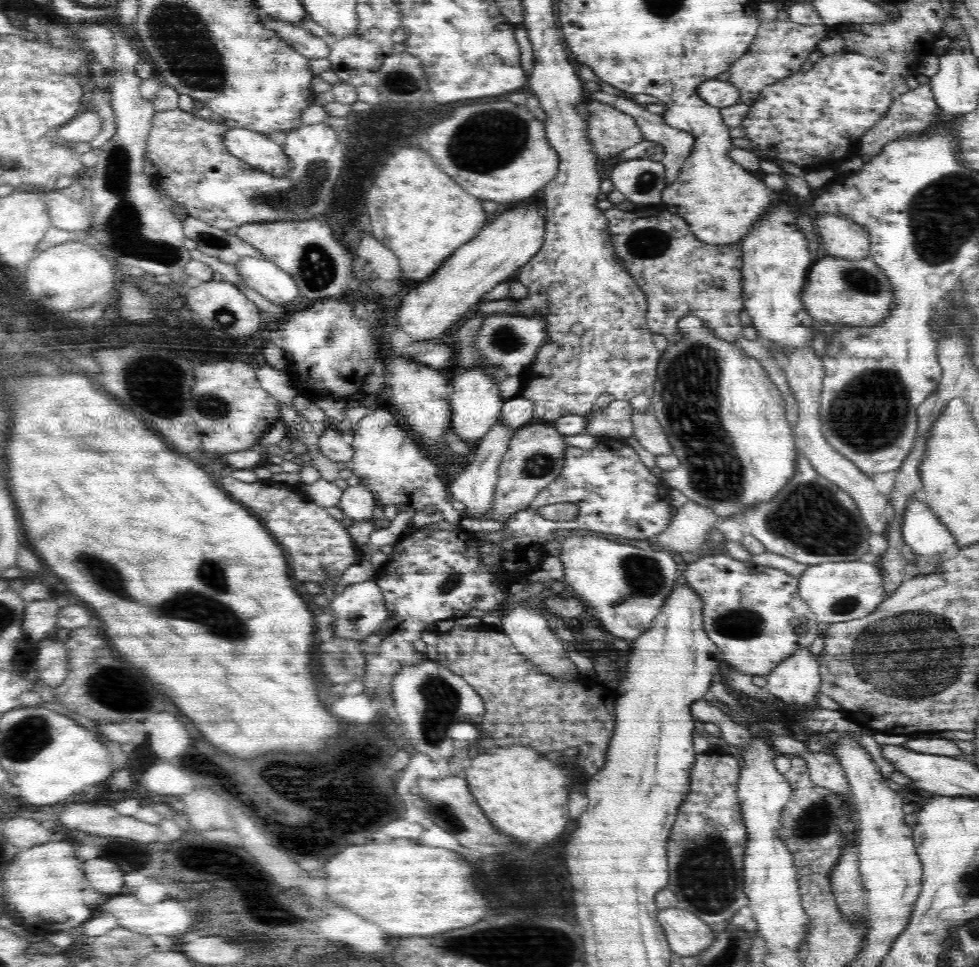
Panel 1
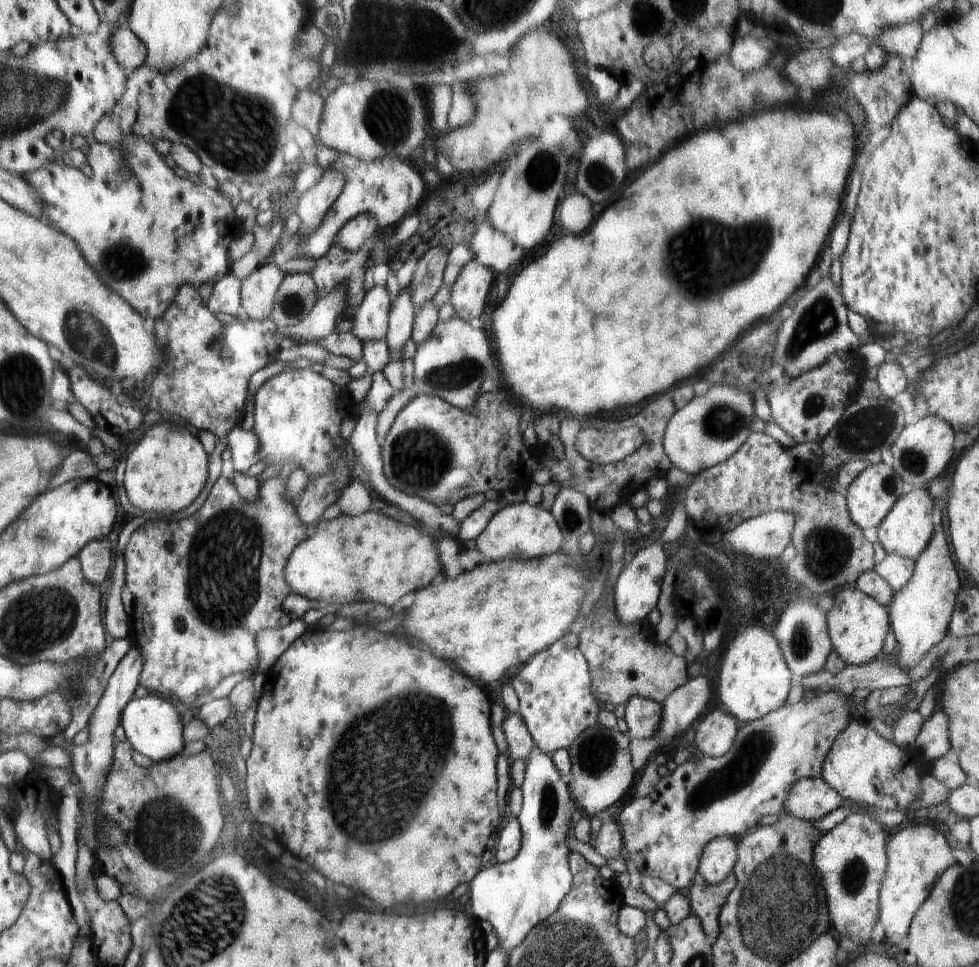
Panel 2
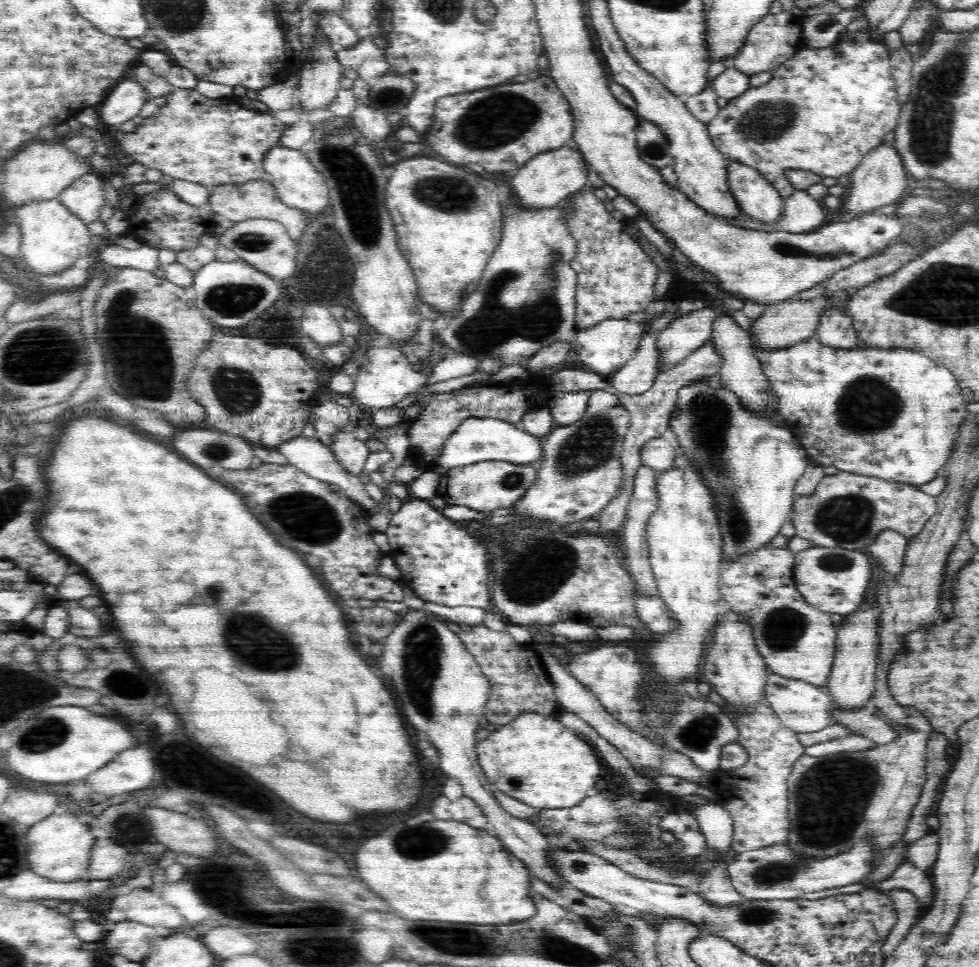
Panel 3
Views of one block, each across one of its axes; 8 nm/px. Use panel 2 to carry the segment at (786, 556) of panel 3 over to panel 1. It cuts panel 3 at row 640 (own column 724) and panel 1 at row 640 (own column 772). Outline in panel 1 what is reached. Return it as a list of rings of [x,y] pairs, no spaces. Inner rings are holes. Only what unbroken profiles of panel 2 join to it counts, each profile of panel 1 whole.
[[[703,555],[688,559],[684,564],[683,578],[690,588],[701,596],[703,628],[710,640],[718,645],[726,664],[738,672],[765,676],[785,658],[799,648],[806,648],[823,632],[818,628],[811,608],[799,595],[799,579],[785,571],[768,566],[756,566],[750,561],[738,561],[727,555]]]

